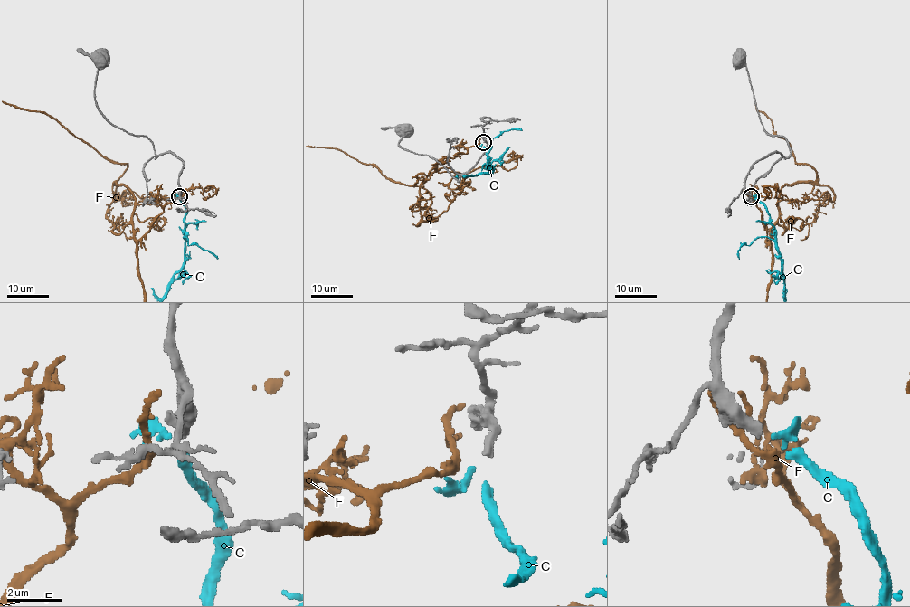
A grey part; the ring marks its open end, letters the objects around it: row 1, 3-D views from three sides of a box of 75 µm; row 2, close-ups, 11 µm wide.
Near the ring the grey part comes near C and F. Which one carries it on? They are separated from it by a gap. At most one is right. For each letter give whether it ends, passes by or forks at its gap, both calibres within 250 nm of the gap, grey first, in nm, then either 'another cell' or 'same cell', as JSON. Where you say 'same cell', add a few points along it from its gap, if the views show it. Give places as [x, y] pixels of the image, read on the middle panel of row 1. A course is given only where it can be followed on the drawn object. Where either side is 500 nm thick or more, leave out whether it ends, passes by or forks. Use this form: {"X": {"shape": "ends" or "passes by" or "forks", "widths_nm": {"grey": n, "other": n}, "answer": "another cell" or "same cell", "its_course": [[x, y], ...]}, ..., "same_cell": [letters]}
{"C": {"shape": "forks", "widths_nm": {"grey": 340, "other": 130}, "answer": "same cell"}, "F": {"shape": "passes by", "widths_nm": {"grey": 340, "other": 280}, "answer": "another cell"}, "same_cell": ["C"]}

